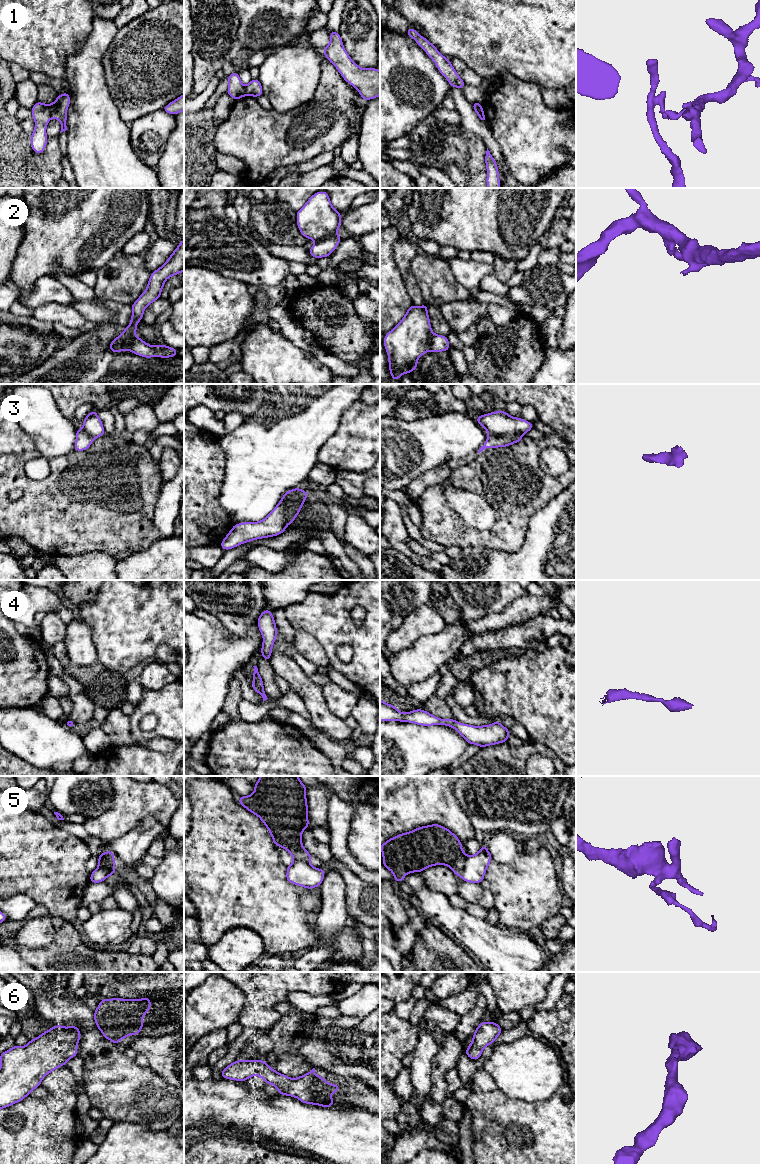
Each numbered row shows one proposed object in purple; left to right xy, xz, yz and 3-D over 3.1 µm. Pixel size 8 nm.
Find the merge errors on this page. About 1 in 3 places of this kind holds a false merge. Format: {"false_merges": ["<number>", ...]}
{"false_merges": ["1", "2", "3", "5"]}

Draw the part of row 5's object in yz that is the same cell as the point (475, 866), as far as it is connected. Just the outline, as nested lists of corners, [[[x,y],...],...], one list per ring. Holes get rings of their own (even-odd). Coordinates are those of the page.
[[[482,845],[475,855],[467,855],[464,868],[460,874],[464,882],[481,883],[485,877],[486,869],[492,861],[487,846]]]

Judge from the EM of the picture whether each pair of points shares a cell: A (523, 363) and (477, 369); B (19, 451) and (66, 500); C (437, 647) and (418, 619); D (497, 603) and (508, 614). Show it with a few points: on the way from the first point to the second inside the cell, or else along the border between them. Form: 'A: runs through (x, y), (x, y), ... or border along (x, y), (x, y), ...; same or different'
A: runs through (512, 368), (502, 372), (497, 369), (488, 369); same
B: runs through (19, 469), (19, 475), (44, 500), (48, 500); same
C: border along (446, 625), (436, 633), (422, 636), (409, 647); different
D: border along (522, 595), (502, 611), (489, 612), (482, 618); different

